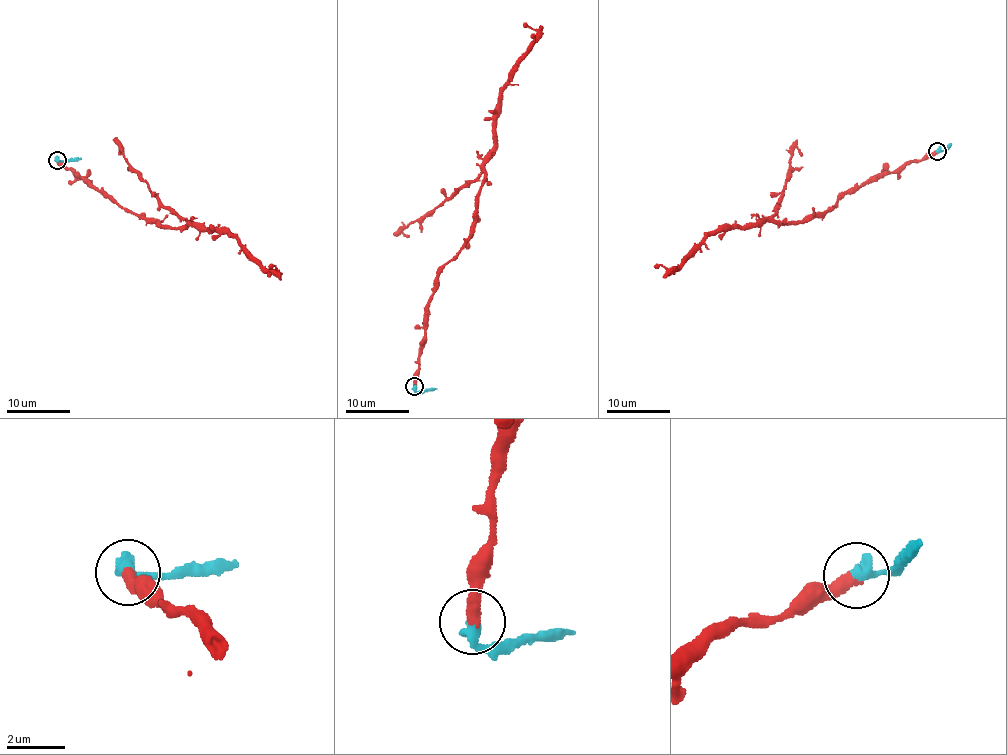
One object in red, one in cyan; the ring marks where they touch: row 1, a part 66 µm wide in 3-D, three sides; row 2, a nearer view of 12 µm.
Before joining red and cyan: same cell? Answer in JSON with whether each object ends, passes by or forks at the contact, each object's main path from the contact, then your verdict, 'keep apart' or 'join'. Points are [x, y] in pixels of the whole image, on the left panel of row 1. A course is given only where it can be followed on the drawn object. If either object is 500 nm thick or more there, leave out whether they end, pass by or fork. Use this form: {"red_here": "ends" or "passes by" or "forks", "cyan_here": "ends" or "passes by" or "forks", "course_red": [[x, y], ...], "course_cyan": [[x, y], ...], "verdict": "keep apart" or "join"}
{"red_here": "ends", "cyan_here": "ends", "course_red": [[57, 161], [126, 209], [162, 226], [195, 223], [227, 231], [251, 258], [276, 271], [269, 266]], "course_cyan": [[57, 161], [80, 158]], "verdict": "keep apart"}

